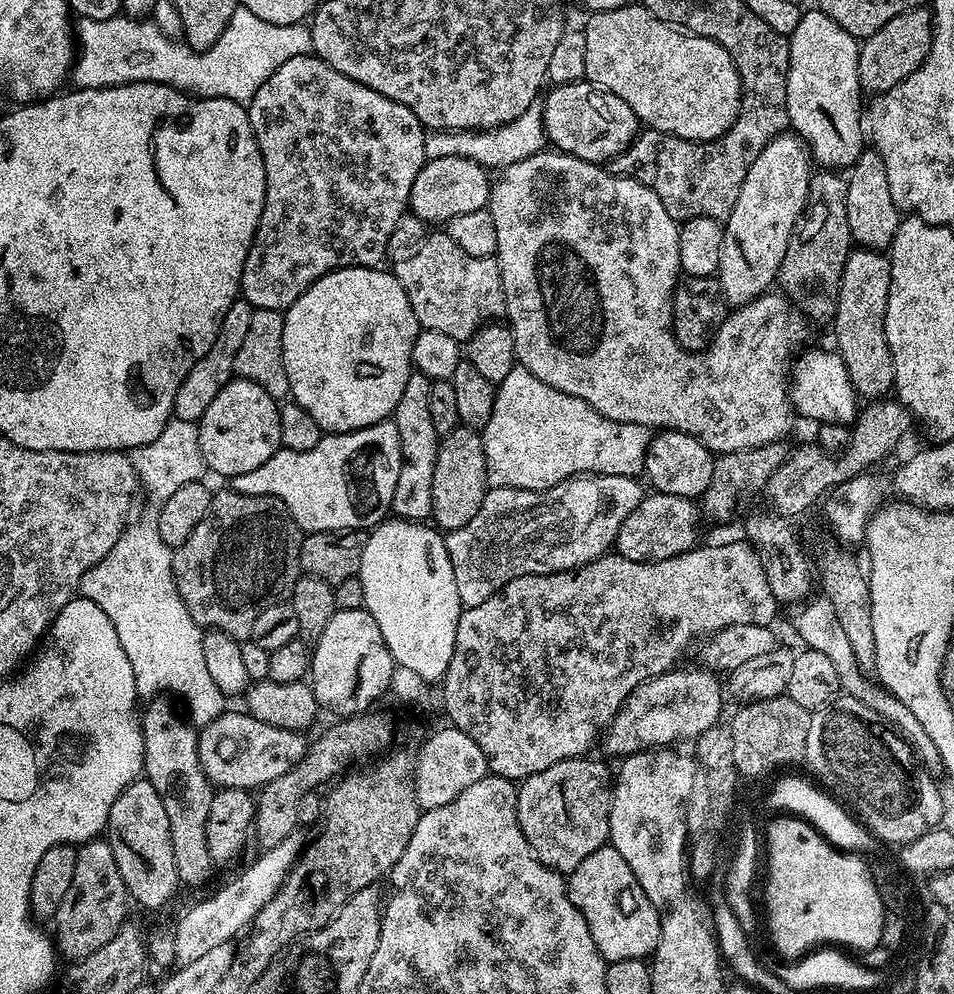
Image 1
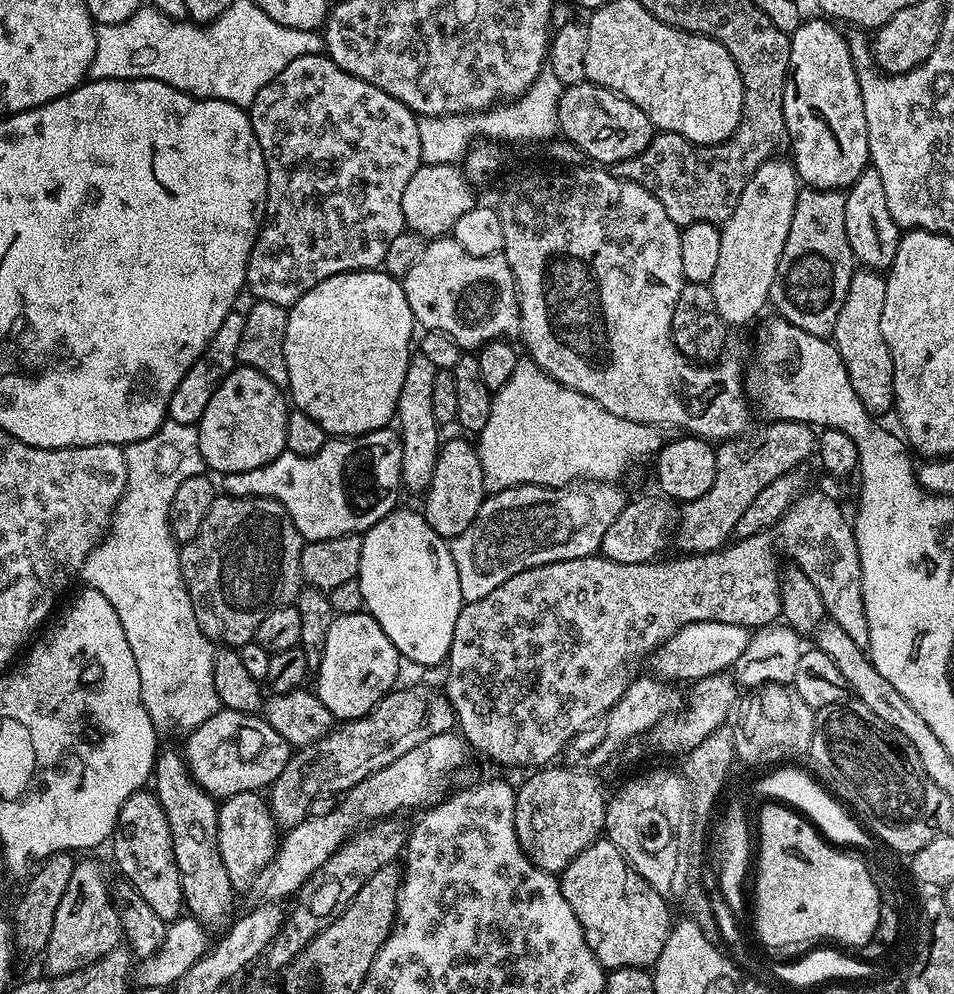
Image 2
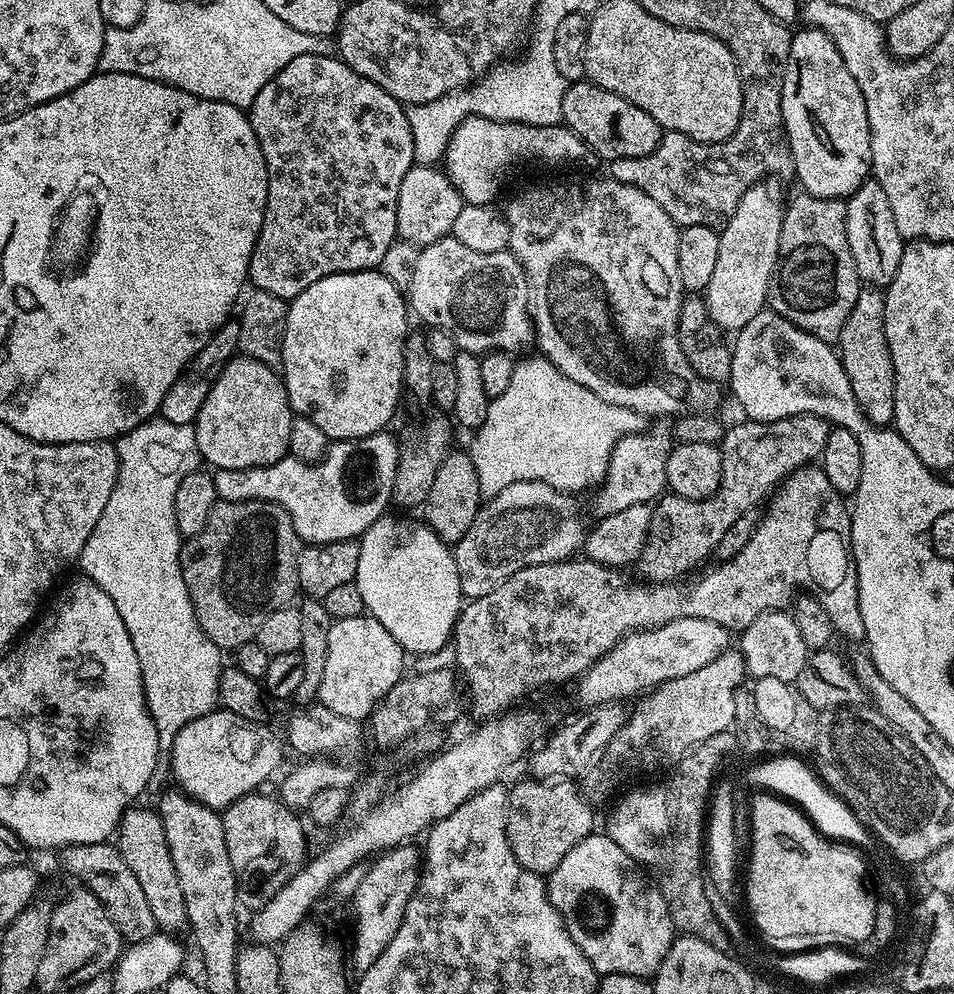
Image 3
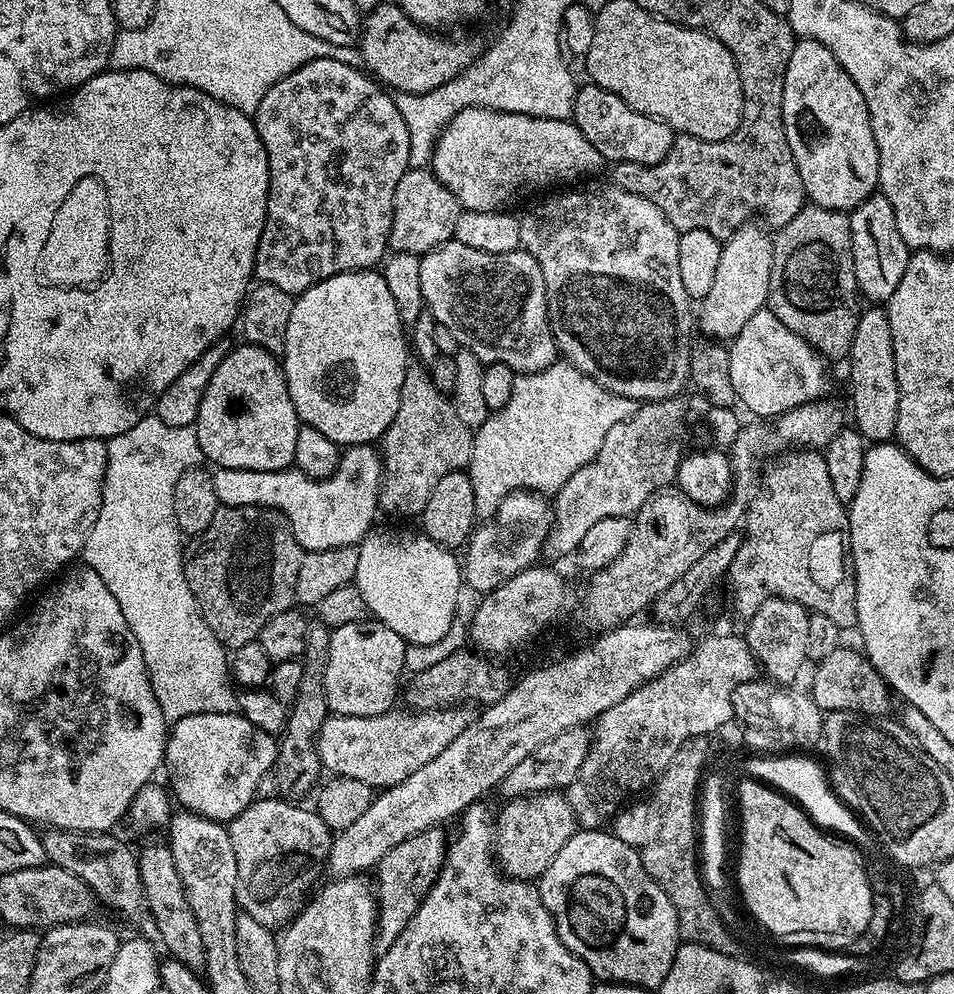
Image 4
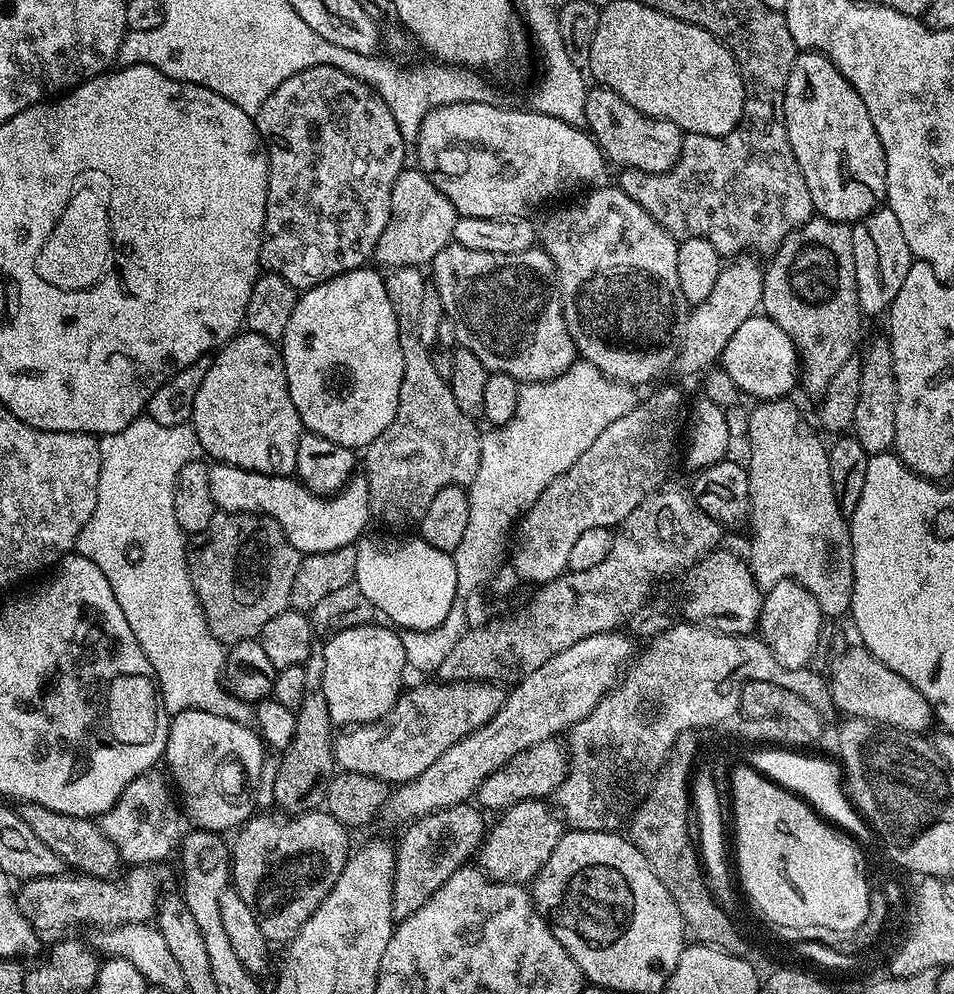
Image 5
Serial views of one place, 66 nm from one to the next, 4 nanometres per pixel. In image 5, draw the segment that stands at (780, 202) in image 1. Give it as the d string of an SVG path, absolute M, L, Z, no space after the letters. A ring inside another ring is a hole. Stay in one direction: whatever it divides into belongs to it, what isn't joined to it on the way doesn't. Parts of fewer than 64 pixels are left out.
M741 254L721 267L718 282L714 282L714 290L710 290L710 298L695 305L688 313L680 351L676 354L675 371L680 371L684 376L696 377L709 371L721 359L727 342L738 326L746 318L757 315L764 293L765 273L759 262L755 255Z

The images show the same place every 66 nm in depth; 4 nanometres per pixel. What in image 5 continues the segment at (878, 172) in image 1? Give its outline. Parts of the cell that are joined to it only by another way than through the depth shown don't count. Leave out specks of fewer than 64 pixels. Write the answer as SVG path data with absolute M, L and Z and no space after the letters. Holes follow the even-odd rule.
M886 206L875 208L869 216L863 216L851 225L852 245L854 246L854 270L856 271L856 289L860 311L865 317L887 313L894 302L906 274L914 263L910 246L902 234L902 226L894 210Z

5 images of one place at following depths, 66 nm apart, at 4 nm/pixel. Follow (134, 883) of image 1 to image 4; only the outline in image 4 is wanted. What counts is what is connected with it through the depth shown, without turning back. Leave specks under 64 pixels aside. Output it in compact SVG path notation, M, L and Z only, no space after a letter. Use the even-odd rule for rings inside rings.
M156 838L149 839L152 840L149 844L144 844L141 848L138 848L138 855L136 857L136 861L138 862L138 870L142 874L142 886L144 887L144 897L146 898L146 902L148 903L148 907L146 909L147 915L150 917L152 915L152 920L156 923L156 932L160 935L159 943L162 945L164 943L164 948L168 951L167 955L171 957L173 960L177 960L178 962L182 962L186 965L186 967L193 970L203 969L204 963L206 962L206 950L202 946L202 933L198 930L198 921L194 919L194 910L190 910L190 902L186 902L186 890L182 890L182 878L178 878L178 866L174 866L174 858L170 854L170 850L168 849L167 843L161 842L160 844L156 841Z

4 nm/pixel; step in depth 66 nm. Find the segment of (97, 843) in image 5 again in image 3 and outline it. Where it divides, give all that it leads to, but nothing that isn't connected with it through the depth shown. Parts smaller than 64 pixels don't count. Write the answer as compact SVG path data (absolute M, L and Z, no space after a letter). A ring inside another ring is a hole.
M115 843L103 844L70 844L59 853L64 868L72 876L77 876L79 883L88 888L102 902L106 914L114 922L120 932L121 941L137 944L157 935L158 929L154 914L146 903L146 894L139 884L138 878L126 866L126 858L122 858L119 847Z

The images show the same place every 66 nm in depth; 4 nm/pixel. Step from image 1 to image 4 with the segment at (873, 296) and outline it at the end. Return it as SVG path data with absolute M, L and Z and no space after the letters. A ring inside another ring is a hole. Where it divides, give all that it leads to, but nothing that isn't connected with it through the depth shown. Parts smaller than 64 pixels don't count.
M868 306L861 311L858 318L858 326L854 330L854 342L850 346L848 355L846 357L847 363L852 363L852 369L849 370L848 376L852 379L852 412L850 408L850 416L854 421L854 427L856 431L862 433L865 441L868 442L888 442L895 437L896 427L898 426L898 398L900 397L900 391L898 390L898 374L896 373L896 367L894 366L894 338L890 338L890 322L888 321L887 311L880 306Z

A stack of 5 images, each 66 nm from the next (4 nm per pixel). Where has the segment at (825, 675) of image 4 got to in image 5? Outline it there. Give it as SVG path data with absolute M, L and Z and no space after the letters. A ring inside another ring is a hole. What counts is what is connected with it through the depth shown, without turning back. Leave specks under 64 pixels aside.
M863 646L845 647L844 652L836 659L830 672L832 702L845 717L866 720L886 728L896 728L900 732L913 734L927 733L927 728L934 724L932 707L910 682L890 666L878 662Z

